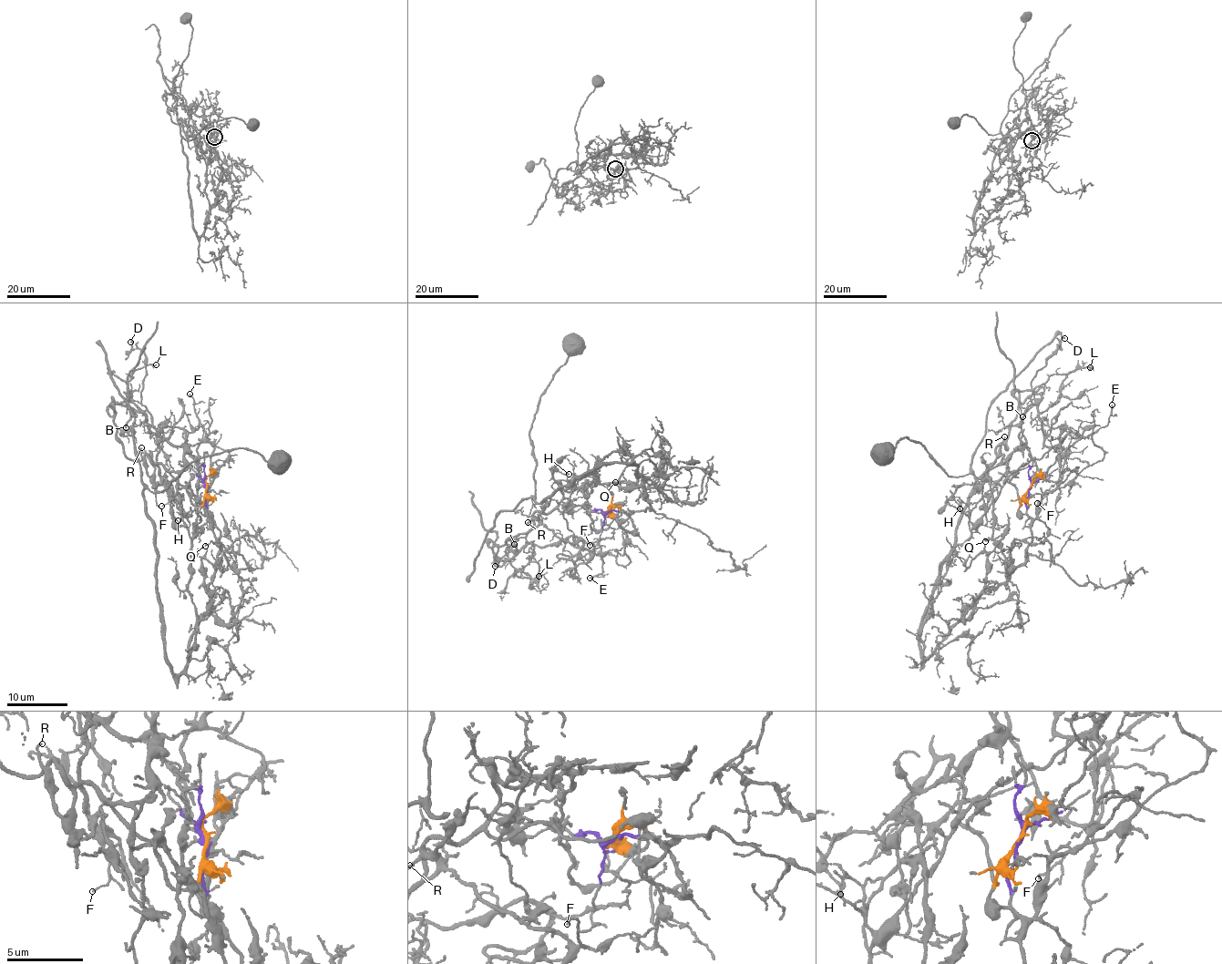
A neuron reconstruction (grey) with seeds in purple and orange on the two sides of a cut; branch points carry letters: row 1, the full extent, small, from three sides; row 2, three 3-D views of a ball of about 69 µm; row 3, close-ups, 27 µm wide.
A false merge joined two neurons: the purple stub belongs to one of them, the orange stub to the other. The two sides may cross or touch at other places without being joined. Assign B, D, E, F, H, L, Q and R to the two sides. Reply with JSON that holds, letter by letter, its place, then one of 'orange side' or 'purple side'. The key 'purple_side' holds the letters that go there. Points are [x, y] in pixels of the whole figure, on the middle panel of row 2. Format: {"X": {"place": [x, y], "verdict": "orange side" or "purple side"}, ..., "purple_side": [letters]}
{"B": {"place": [514, 544], "verdict": "orange side"}, "D": {"place": [495, 566], "verdict": "orange side"}, "E": {"place": [590, 578], "verdict": "orange side"}, "F": {"place": [590, 545], "verdict": "orange side"}, "H": {"place": [569, 474], "verdict": "orange side"}, "L": {"place": [539, 576], "verdict": "orange side"}, "Q": {"place": [615, 482], "verdict": "orange side"}, "R": {"place": [528, 522], "verdict": "orange side"}, "purple_side": []}

